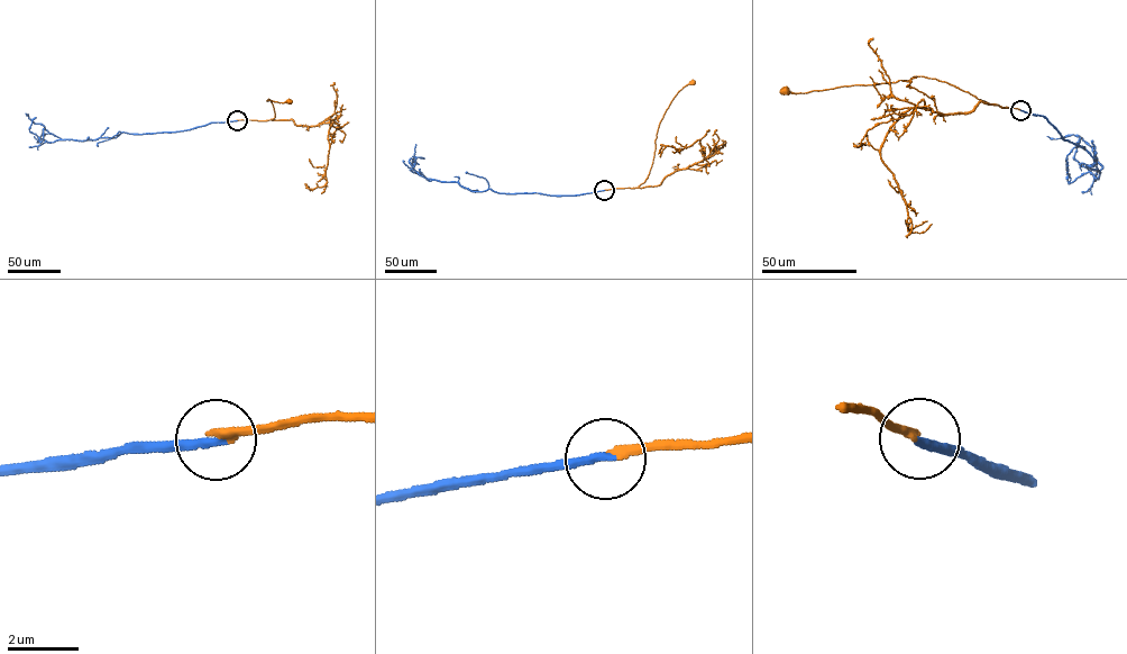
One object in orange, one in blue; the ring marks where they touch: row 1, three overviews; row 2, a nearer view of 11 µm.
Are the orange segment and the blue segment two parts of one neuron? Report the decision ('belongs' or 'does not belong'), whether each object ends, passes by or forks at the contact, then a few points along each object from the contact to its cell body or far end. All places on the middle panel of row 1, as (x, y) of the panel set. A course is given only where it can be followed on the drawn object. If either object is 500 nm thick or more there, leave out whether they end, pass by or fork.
does not belong; orange ends; blue ends; course orange (604, 190), (638, 187), (644, 181), (652, 162), (659, 124), (672, 99), (692, 82); course blue (604, 190), (562, 196), (472, 191), (457, 182), (429, 181), (415, 171), (415, 144)

